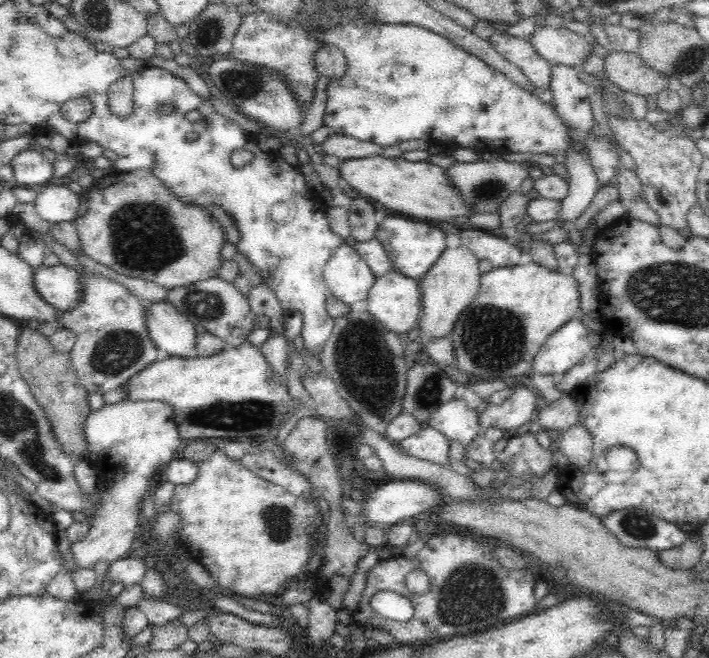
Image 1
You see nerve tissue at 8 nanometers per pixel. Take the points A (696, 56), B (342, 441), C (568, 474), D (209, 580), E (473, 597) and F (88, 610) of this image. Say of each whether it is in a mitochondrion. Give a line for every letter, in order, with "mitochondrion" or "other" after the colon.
A: mitochondrion
B: other
C: other
D: other
E: mitochondrion
F: other

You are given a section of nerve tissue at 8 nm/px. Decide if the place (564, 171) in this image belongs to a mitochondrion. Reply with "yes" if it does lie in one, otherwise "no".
no

